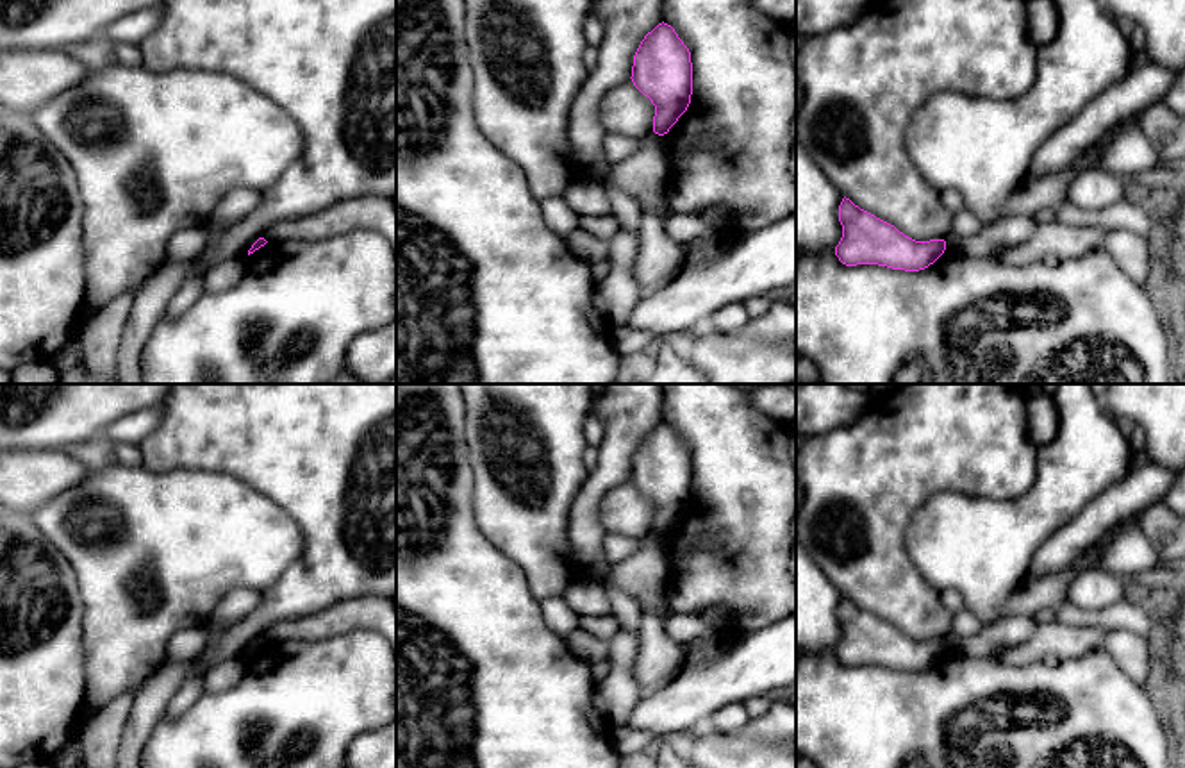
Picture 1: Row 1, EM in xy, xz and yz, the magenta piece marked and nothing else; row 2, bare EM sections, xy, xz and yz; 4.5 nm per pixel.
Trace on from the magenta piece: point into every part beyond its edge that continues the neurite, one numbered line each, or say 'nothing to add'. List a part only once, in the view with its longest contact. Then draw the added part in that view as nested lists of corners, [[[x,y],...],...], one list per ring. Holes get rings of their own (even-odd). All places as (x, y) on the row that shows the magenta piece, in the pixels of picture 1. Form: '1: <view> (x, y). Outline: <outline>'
nothing to add

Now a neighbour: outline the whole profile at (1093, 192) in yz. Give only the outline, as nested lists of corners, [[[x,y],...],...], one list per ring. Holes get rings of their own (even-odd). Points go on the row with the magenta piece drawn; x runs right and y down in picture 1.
[[[1096,170],[1078,175],[1067,189],[1067,200],[1087,213],[1099,213],[1130,196],[1133,189],[1128,180]]]

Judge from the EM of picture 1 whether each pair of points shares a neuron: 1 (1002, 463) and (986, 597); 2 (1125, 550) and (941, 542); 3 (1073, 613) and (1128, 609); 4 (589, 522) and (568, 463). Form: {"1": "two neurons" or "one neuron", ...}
{"1": "two neurons", "2": "two neurons", "3": "one neuron", "4": "two neurons"}

